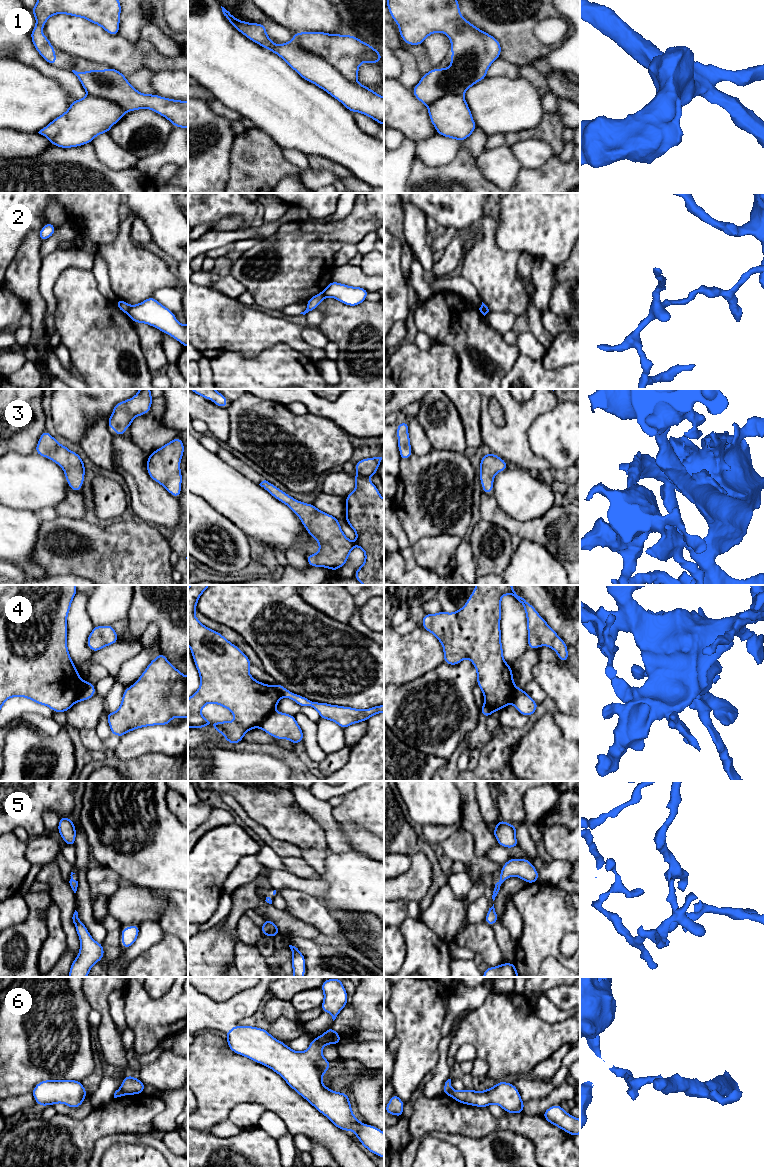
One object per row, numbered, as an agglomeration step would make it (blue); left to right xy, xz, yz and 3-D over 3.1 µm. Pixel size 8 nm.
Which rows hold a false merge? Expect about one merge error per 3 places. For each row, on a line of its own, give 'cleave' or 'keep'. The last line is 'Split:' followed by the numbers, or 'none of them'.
1: cleave
2: cleave
3: keep
4: keep
5: keep
6: cleave
Split: 1, 2, 6

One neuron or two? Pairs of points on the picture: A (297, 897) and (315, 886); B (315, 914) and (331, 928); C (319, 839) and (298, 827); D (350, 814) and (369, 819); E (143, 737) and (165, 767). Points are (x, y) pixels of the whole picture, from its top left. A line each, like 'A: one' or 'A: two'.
A: two
B: one
C: one
D: one
E: two

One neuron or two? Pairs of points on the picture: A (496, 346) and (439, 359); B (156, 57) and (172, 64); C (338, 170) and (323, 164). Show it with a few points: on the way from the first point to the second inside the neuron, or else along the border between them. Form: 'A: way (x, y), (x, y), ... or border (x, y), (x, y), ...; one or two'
A: border (436, 343), (454, 350), (458, 378); two
B: way (160, 61), (168, 64); one
C: way (334, 167), (327, 165); one

